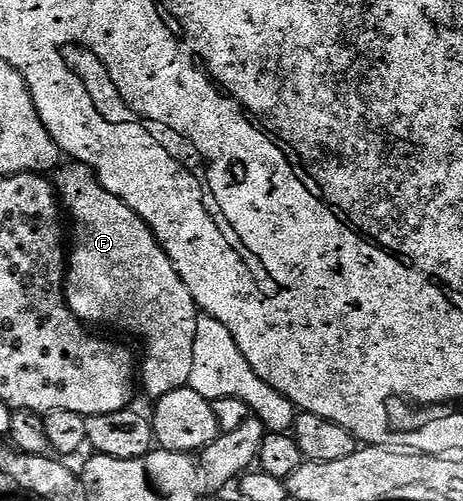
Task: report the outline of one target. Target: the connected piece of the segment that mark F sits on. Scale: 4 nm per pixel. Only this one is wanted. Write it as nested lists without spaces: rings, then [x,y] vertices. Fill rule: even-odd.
[[[64,162],[54,172],[53,182],[66,218],[70,226],[71,223],[75,226],[75,244],[69,247],[65,280],[67,304],[71,311],[88,324],[108,323],[111,327],[120,327],[136,335],[143,342],[141,387],[151,394],[152,400],[161,398],[165,393],[173,393],[173,389],[188,386],[193,373],[193,343],[197,341],[197,321],[201,318],[201,312],[193,301],[193,293],[189,293],[185,281],[181,281],[173,261],[169,261],[151,227],[141,221],[141,217],[137,217],[125,201],[106,191],[83,163]]]

